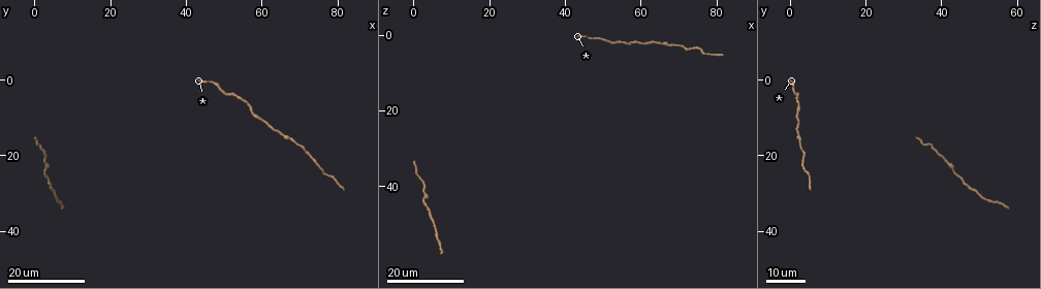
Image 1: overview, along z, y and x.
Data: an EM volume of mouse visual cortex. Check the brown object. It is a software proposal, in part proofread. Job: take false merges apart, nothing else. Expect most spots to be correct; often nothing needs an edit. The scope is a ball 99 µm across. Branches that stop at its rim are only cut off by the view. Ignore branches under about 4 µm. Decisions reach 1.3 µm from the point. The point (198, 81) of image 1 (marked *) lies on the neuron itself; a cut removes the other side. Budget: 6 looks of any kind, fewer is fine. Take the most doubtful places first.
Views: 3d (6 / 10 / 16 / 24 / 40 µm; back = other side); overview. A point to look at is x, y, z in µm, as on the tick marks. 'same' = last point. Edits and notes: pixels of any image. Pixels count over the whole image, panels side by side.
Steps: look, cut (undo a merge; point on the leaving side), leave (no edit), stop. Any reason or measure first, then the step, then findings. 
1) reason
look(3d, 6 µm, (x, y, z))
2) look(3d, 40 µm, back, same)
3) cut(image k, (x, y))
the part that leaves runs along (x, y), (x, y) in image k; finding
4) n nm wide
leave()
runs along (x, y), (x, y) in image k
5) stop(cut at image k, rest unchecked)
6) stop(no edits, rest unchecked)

thick turns thin
look(3d, 16 µm, (65.0, 14.0, 2.0))

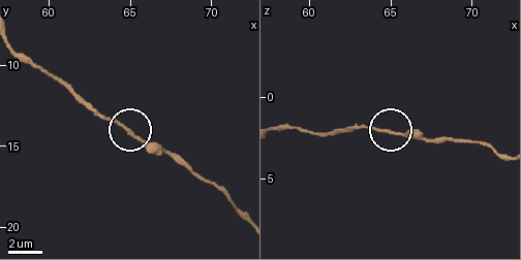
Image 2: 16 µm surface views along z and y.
look(3d, 6 µm, (65.3, 14.2, 2.3))

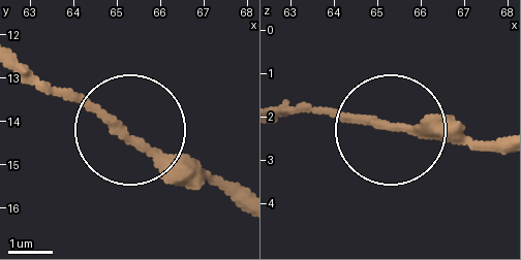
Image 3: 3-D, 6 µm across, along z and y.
from behind
look(3d, 6 µm, back, (65.20, 14.25, 2.25))

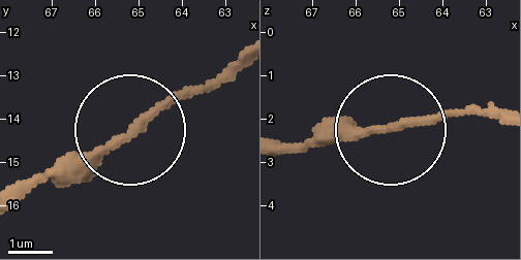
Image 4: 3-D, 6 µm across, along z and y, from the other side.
180 nm wide
leave()
runs along (498, 121), (454, 109), (286, 143) in image 4; all the same neuron

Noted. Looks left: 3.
sudden change in width
look(3d, 24 µm, (60.5, 11.5, 3.0))

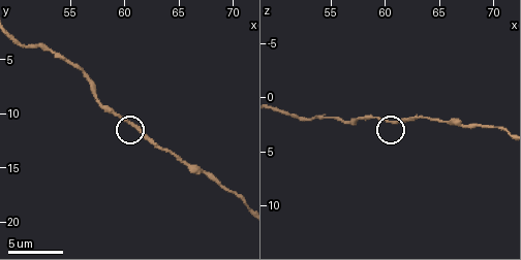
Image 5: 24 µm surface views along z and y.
zoom in
look(3d, 10 µm, (60.8, 11.2, 2.4))

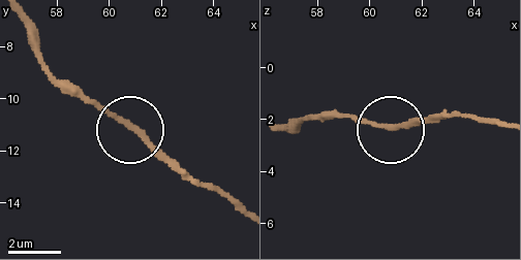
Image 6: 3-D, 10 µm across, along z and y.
look(3d, 6 µm, (60.9, 11.1, 2.3))

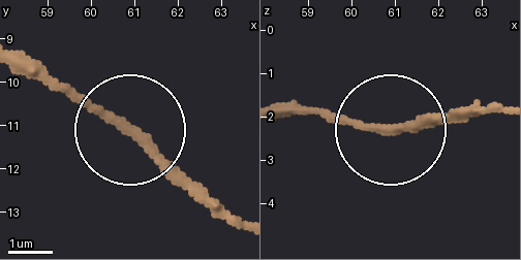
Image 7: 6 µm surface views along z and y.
leave()
runs along (20, 54), (120, 120), (216, 216) in image 7; continuous, no second neuron

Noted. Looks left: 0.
stop(no edits, rest unchecked)

